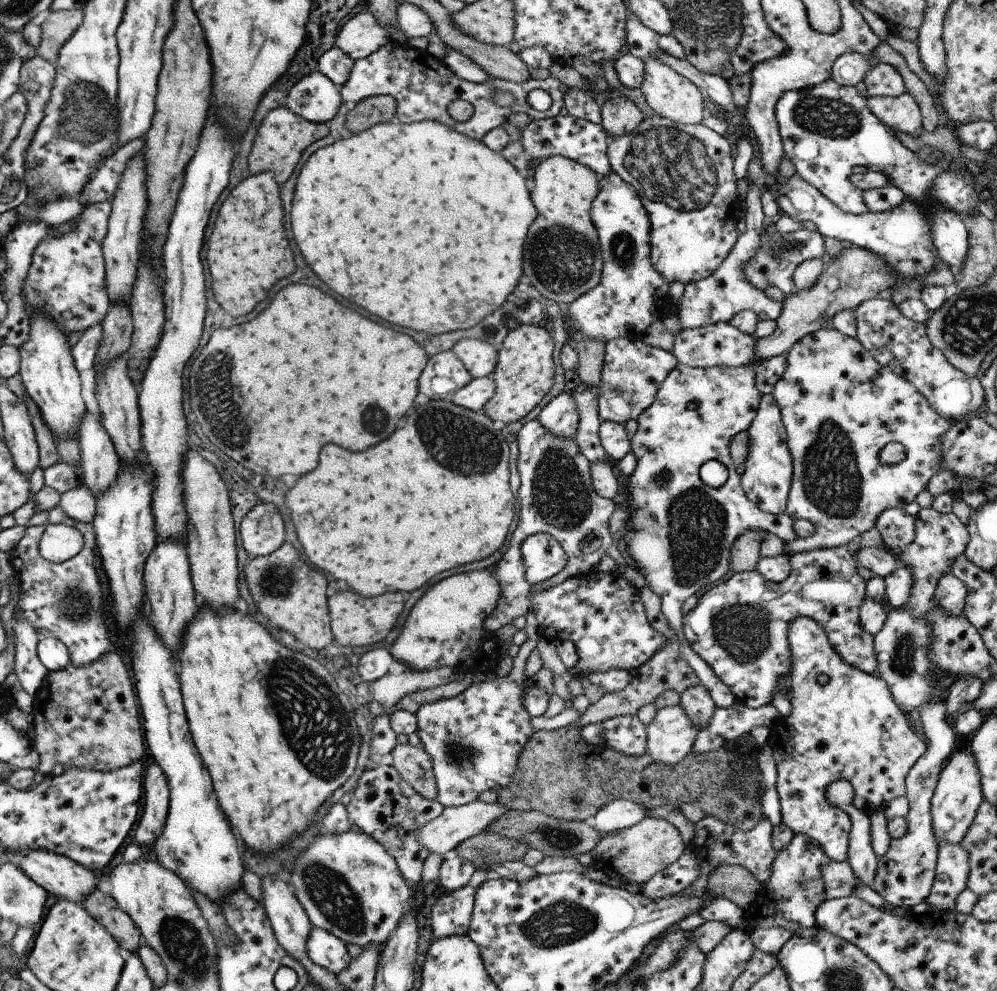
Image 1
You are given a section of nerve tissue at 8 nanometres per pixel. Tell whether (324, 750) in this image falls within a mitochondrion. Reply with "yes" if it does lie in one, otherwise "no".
yes

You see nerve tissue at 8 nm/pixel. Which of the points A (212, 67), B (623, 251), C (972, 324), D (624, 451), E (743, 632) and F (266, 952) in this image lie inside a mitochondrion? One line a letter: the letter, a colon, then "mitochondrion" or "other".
A: other
B: mitochondrion
C: mitochondrion
D: other
E: mitochondrion
F: other

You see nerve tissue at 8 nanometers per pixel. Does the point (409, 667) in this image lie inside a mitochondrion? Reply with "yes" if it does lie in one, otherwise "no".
no

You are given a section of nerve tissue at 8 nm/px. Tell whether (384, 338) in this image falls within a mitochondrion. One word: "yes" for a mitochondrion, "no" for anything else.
no

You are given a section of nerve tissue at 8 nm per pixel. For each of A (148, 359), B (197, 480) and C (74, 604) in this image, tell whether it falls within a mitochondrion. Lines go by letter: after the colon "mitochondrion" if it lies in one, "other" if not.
A: other
B: other
C: mitochondrion

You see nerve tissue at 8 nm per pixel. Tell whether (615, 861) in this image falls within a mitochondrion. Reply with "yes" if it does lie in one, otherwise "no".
no

